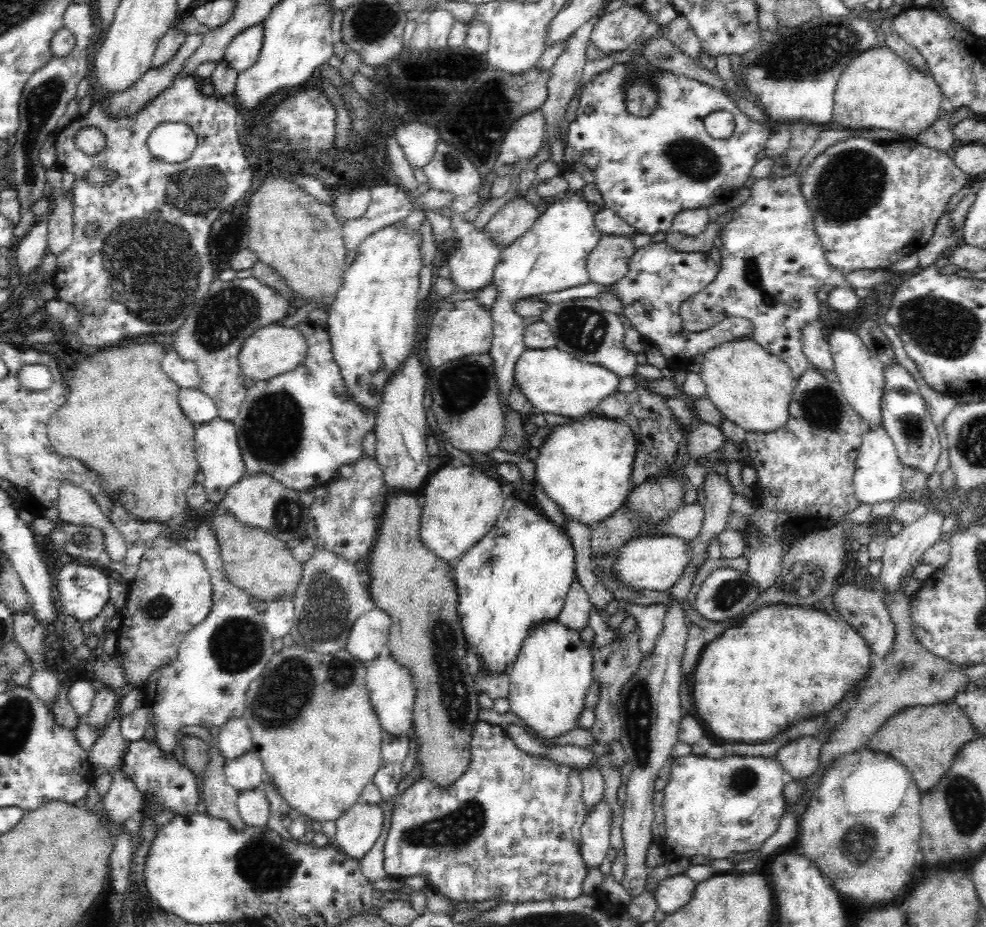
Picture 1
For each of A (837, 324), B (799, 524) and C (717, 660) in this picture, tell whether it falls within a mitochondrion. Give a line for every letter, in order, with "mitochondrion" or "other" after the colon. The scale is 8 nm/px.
A: other
B: other
C: other

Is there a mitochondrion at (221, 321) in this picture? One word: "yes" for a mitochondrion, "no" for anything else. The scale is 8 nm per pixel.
yes

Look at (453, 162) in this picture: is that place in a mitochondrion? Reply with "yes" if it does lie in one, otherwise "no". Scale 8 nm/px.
yes

